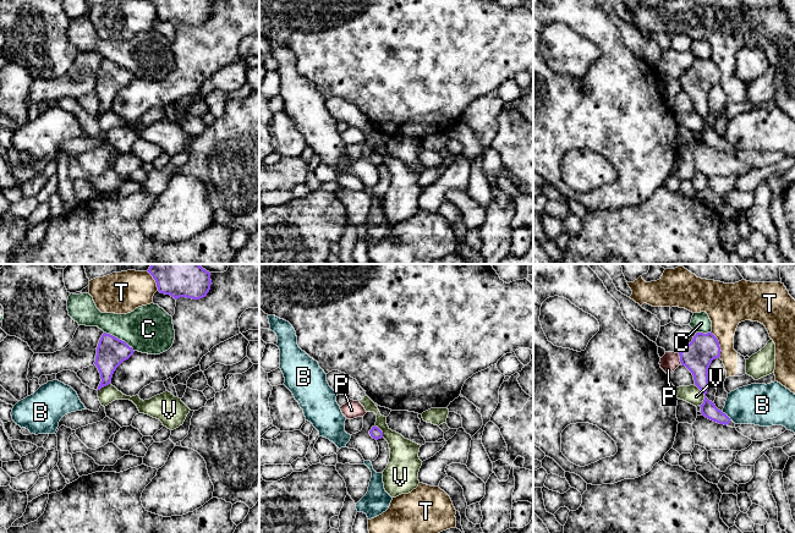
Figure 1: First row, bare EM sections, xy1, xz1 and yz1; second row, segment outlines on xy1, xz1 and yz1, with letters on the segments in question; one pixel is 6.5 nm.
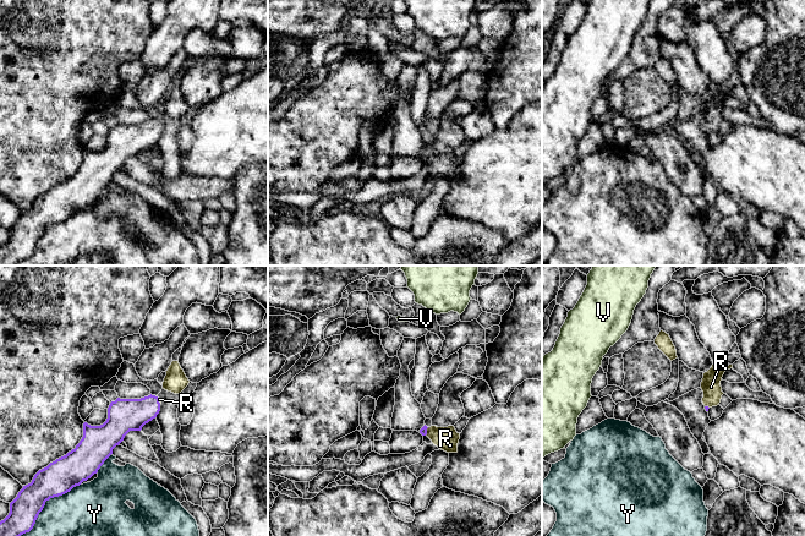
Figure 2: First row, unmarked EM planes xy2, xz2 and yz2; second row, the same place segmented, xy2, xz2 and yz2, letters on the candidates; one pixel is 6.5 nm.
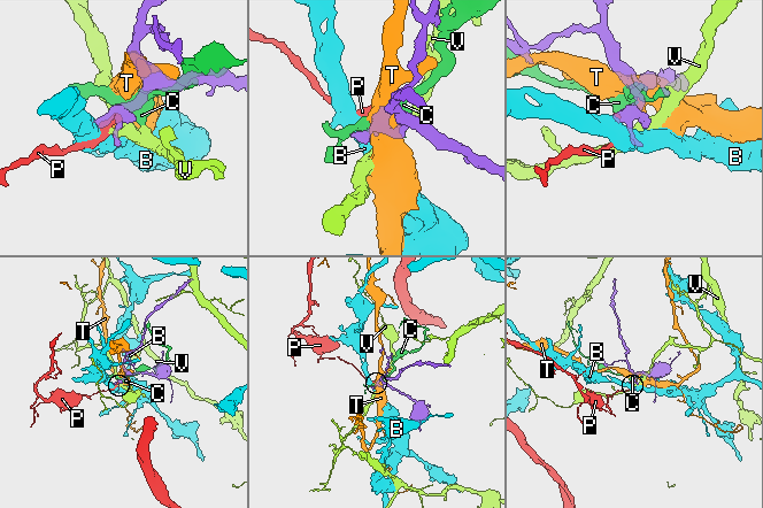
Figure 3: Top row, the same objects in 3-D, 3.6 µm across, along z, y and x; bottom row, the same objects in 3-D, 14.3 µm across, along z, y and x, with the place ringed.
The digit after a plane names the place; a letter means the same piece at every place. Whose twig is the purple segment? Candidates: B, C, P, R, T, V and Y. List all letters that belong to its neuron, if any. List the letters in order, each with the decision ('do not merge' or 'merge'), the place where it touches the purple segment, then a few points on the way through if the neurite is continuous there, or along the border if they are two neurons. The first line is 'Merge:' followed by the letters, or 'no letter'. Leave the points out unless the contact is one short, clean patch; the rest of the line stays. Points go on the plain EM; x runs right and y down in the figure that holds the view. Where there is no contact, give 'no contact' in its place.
Merge: R
B: do not merge; meets purple in yz1 at (725, 141); border along yz1 (721, 137), (730, 146)
C: do not merge; meets purple in xy1 at (120, 66)
P: do not merge; meets purple in yz1 at (680, 84); border along yz1 (678, 80), (681, 89)
R: merge; meets purple in xz2 at (426, 157); runs through xz2 (423, 157), (426, 157), (445, 164)
T: do not merge; meets purple in yz1 at (718, 70)
V: do not merge; meets purple in yz1 at (705, 121); border along yz1 (694, 110), (703, 120), (703, 128), (700, 132)
Y: do not merge; meets purple in xy2 at (43, 233)

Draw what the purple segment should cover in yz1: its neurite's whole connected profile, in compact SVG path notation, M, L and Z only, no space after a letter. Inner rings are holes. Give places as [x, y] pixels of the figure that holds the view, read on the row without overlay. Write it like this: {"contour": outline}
{"contour": "M712 57L696 59L692 67L679 78L679 82L681 90L692 99L695 111L704 120L703 130L700 132L702 142L727 152L730 149L730 144L706 123L709 112L708 94L713 86L720 83L720 78L719 67Z"}

